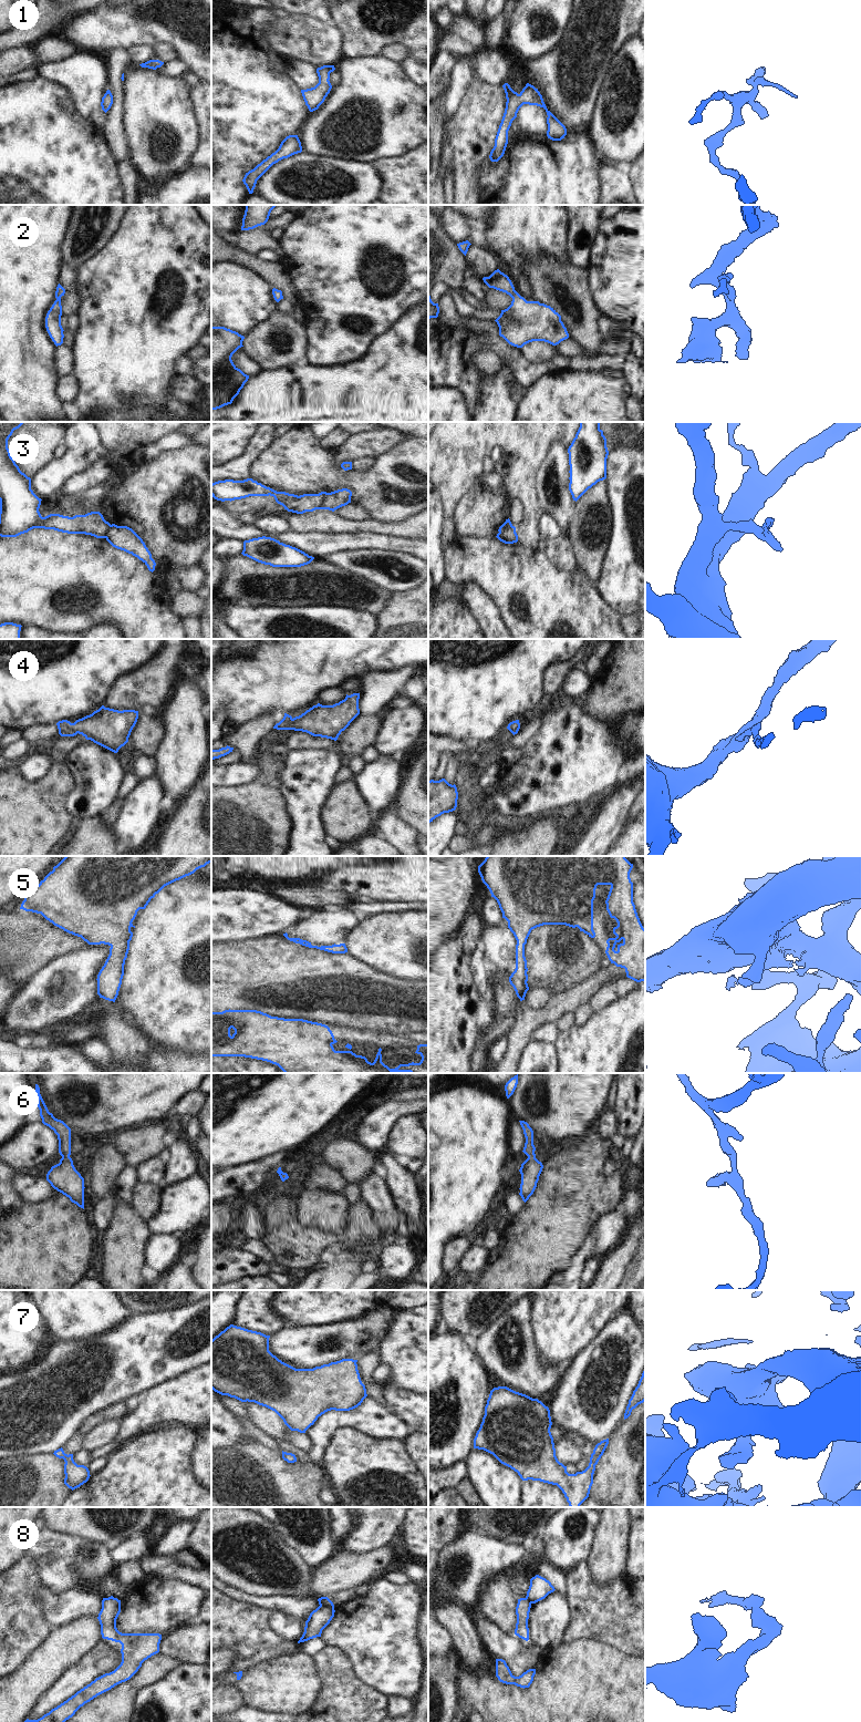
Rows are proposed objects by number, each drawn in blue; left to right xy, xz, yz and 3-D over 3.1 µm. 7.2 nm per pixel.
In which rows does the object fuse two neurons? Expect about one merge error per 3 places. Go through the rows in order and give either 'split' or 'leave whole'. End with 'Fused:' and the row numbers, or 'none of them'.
1: leave whole
2: leave whole
3: split
4: leave whole
5: leave whole
6: leave whole
7: leave whole
8: split
Fused: 3, 8

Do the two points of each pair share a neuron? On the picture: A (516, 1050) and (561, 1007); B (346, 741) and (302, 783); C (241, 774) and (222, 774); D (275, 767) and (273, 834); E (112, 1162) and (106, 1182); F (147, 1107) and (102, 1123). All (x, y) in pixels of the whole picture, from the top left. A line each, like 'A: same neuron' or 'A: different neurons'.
A: same neuron
B: different neurons
C: same neuron
D: same neuron
E: same neuron
F: same neuron

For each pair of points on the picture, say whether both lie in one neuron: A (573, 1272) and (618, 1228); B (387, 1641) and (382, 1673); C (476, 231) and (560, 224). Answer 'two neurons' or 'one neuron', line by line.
A: one neuron
B: one neuron
C: two neurons

